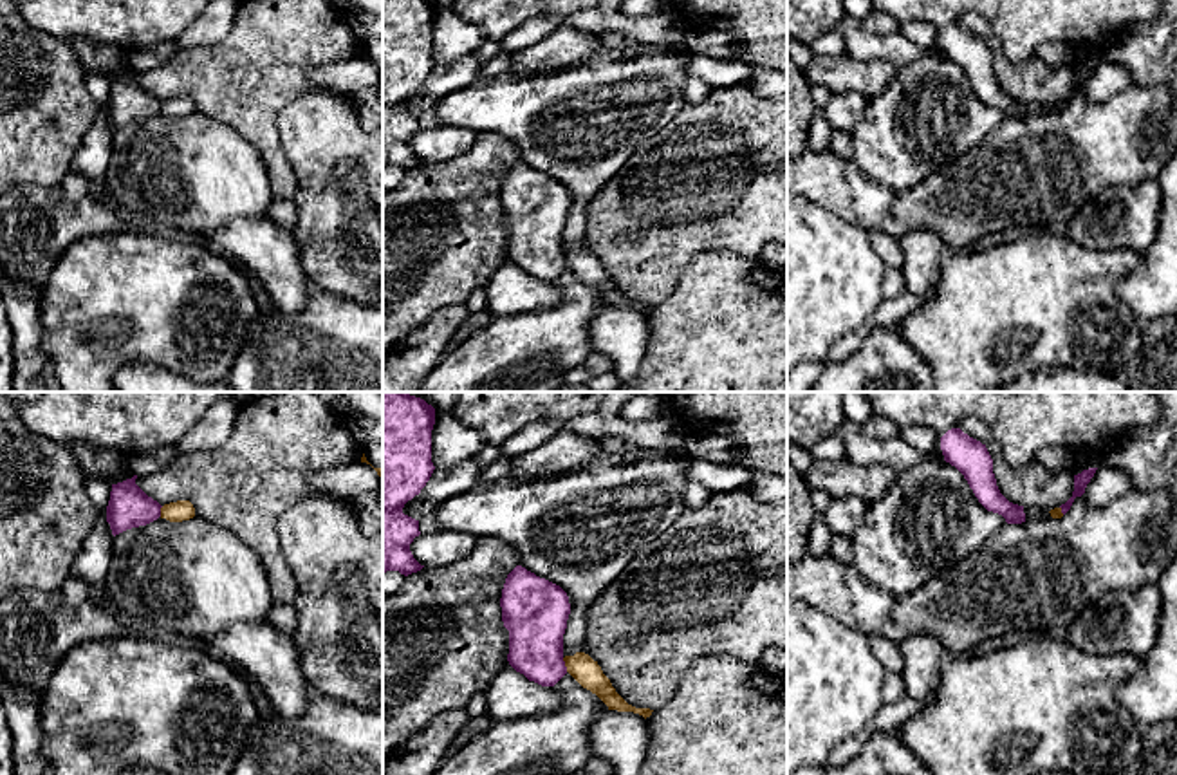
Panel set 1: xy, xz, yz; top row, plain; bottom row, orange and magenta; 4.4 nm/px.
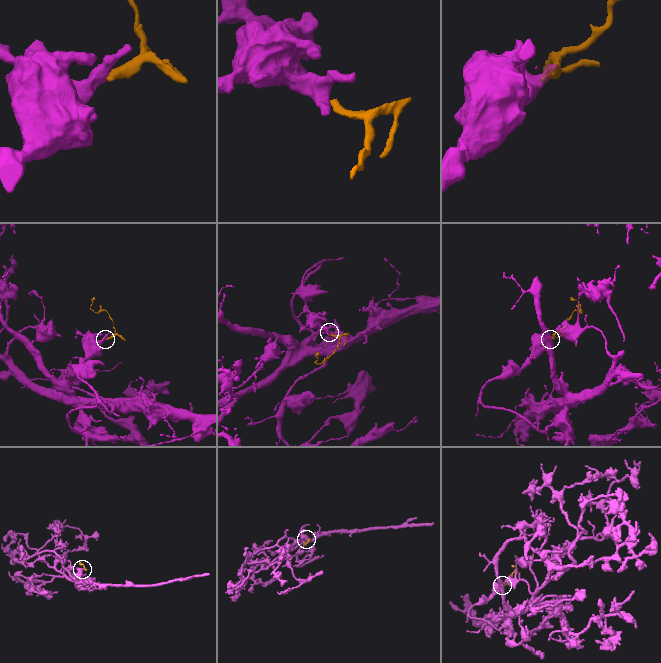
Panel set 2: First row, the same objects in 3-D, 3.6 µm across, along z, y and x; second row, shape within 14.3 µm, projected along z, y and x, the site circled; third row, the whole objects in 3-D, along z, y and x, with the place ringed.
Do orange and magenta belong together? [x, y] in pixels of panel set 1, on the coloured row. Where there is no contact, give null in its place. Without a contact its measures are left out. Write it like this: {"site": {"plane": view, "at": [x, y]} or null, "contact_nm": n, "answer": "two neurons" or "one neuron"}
{"site": {"plane": "xz", "at": [565, 665]}, "contact_nm": 70, "answer": "two neurons"}

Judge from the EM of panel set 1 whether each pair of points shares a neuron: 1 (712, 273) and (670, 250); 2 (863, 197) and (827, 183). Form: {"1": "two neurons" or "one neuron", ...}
{"1": "two neurons", "2": "one neuron"}

